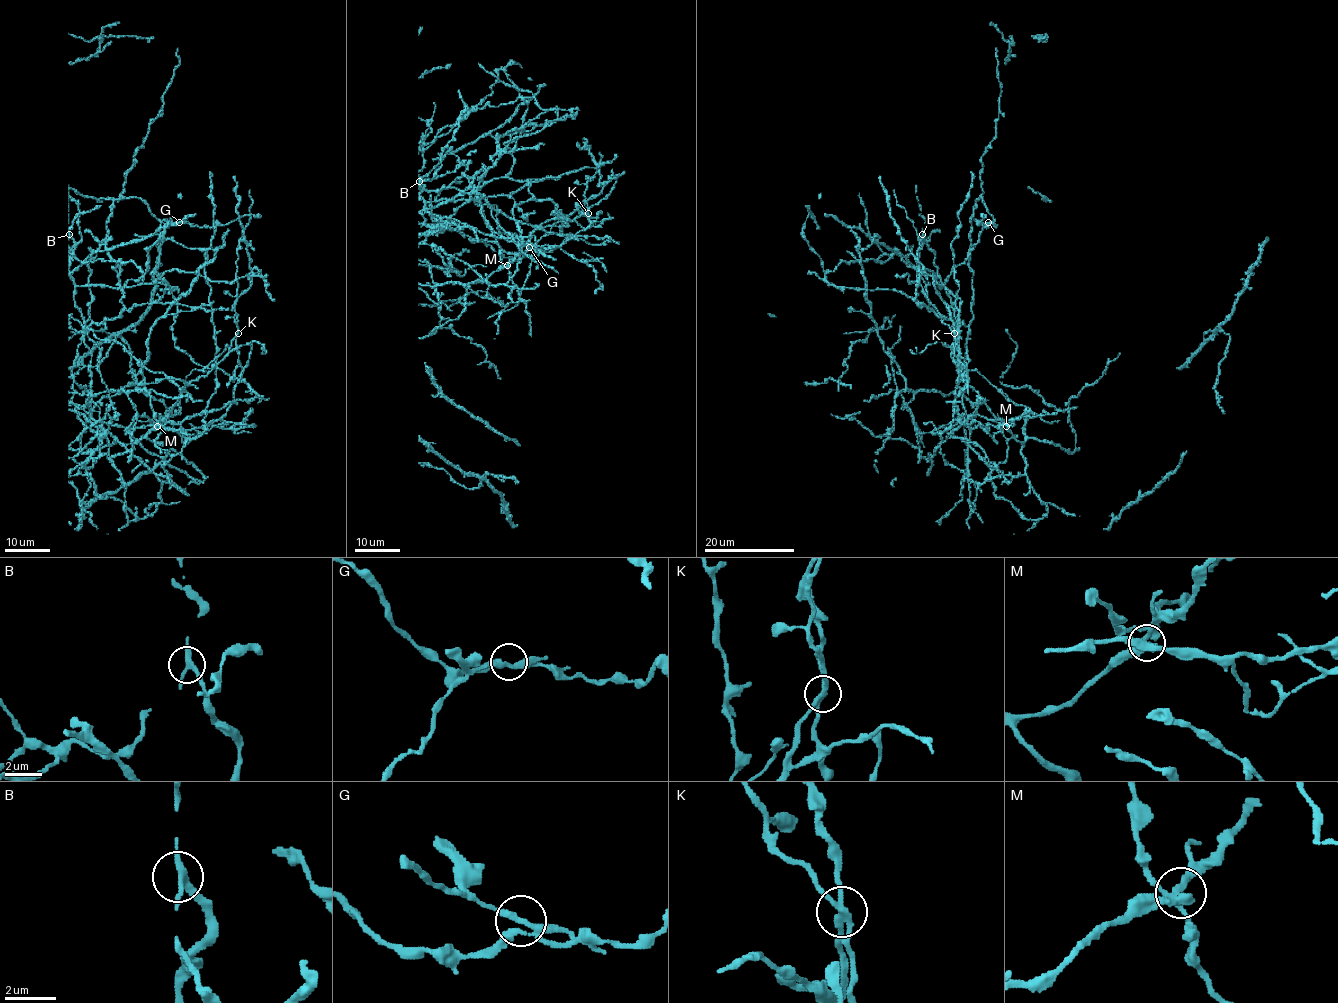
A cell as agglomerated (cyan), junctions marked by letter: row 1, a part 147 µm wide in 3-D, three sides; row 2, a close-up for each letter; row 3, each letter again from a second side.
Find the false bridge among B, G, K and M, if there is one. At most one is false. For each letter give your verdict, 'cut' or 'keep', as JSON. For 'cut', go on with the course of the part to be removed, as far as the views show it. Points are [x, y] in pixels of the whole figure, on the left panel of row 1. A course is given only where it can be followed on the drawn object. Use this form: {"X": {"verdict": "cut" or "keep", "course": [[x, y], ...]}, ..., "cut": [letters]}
{"B": {"verdict": "keep"}, "G": {"verdict": "keep"}, "K": {"verdict": "cut", "course": [[237, 333], [241, 380], [218, 368], [193, 369], [186, 377], [186, 387], [169, 420], [160, 424], [137, 420]]}, "M": {"verdict": "keep"}, "cut": ["K"]}

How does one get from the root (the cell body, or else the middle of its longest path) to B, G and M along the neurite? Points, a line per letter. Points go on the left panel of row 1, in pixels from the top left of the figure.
B: (124, 391), (72, 392), (89, 263), (116, 200), (138, 197), (177, 222), (121, 287), (78, 286), (69, 234)
G: (124, 391), (72, 392), (90, 310), (89, 263), (116, 200), (138, 197), (164, 223), (179, 222)
M: (124, 391), (136, 411), (135, 428), (130, 433), (125, 429), (137, 415), (144, 415), (157, 426)

